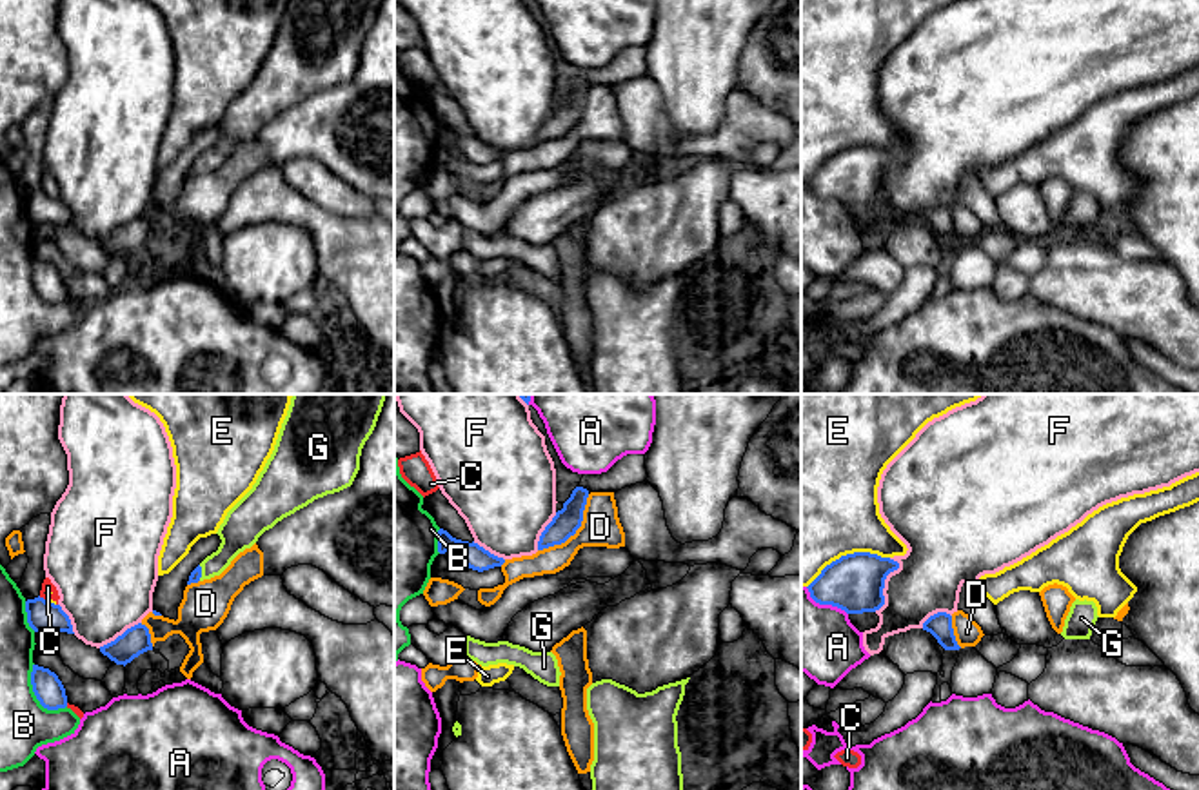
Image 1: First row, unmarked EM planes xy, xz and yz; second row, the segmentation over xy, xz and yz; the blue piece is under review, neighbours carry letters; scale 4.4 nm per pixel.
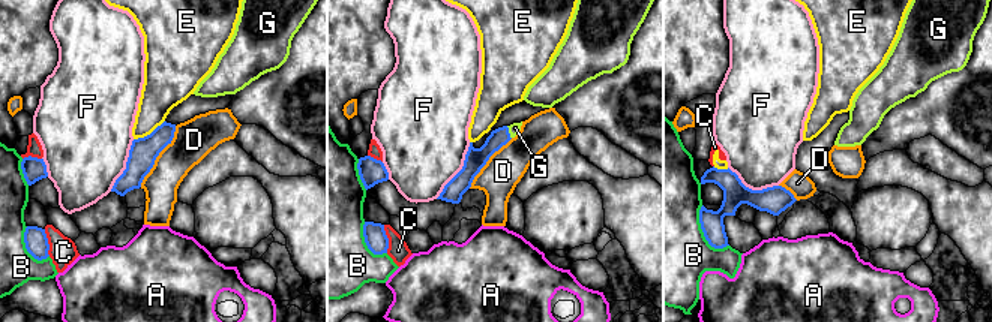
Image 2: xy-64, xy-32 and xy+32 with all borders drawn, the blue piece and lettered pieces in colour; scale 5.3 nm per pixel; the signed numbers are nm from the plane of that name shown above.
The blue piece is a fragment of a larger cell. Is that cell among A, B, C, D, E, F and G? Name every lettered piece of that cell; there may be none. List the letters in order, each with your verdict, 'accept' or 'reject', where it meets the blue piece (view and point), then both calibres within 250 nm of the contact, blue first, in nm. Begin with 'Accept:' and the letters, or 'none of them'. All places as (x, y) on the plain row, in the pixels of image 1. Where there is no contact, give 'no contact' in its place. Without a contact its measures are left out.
Accept: G
A: reject; contact yz (825, 197); calibres 260 and 320 nm
B: reject; contact xy (35, 287); calibres 130 and 220 nm
C: reject; contact xy (42, 191); calibres 130 and 60 nm
D: reject; contact xz (574, 126); calibres 120 and 170 nm
E: reject; contact yz (847, 148); calibres 260 and 480 nm
F: reject; contact yz (883, 178); calibres 260 and 300 nm
G: accept; contact xy (200, 166); calibres 50 and 160 nm

